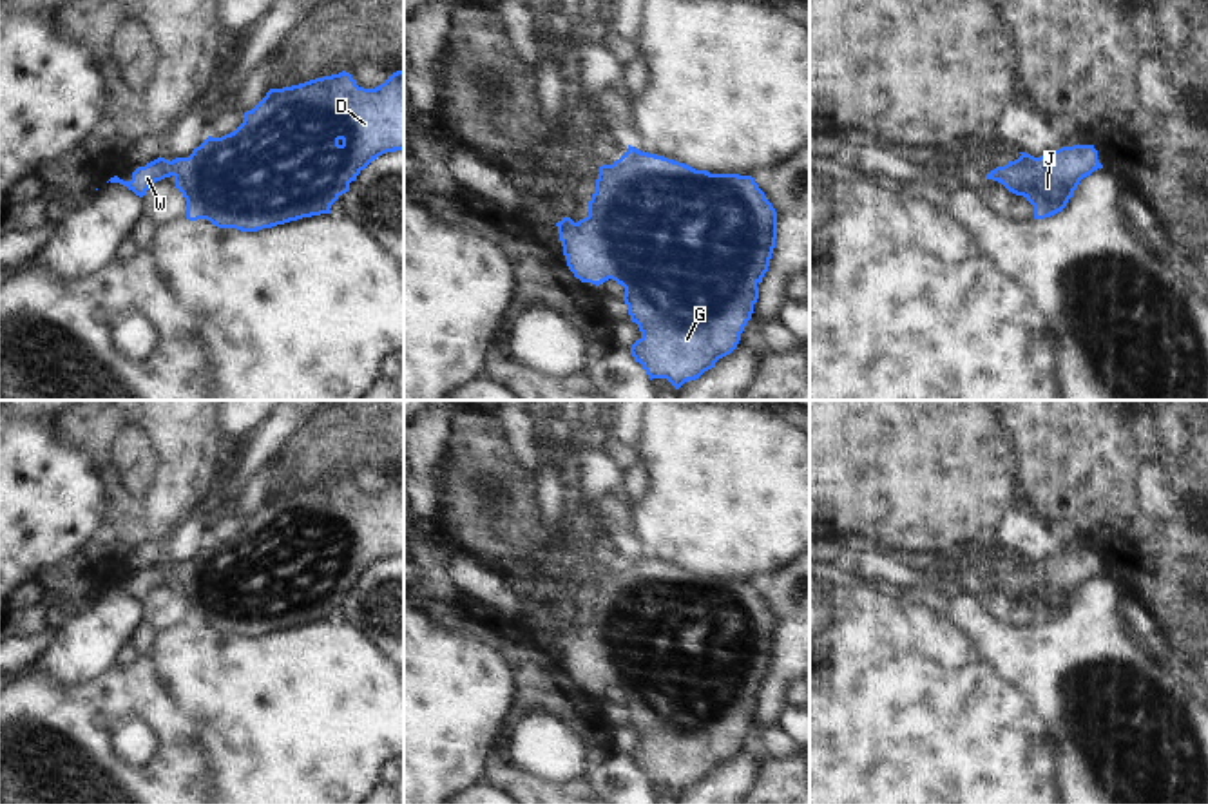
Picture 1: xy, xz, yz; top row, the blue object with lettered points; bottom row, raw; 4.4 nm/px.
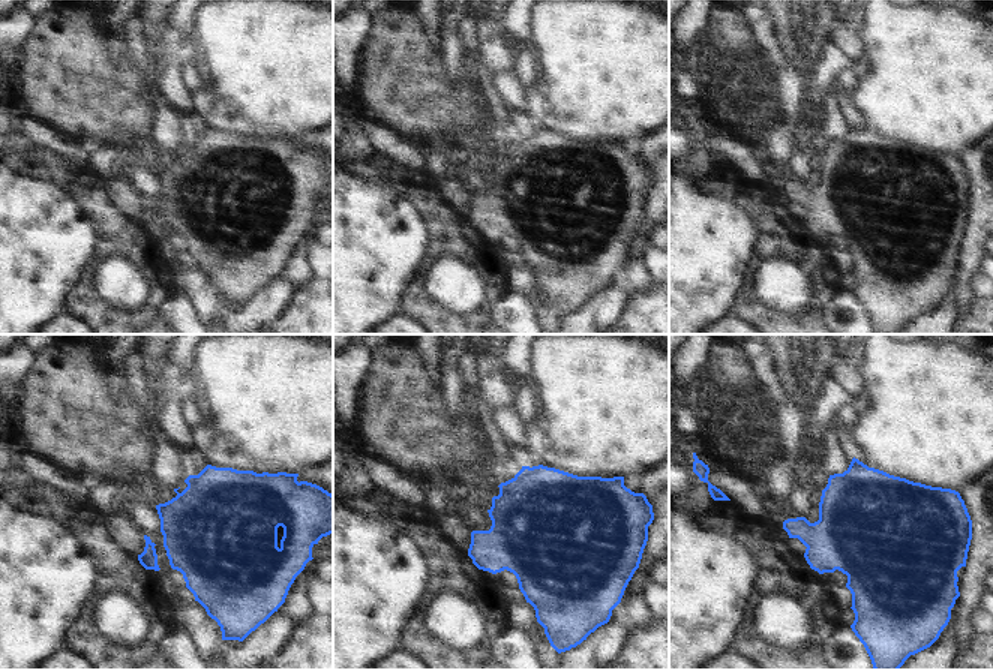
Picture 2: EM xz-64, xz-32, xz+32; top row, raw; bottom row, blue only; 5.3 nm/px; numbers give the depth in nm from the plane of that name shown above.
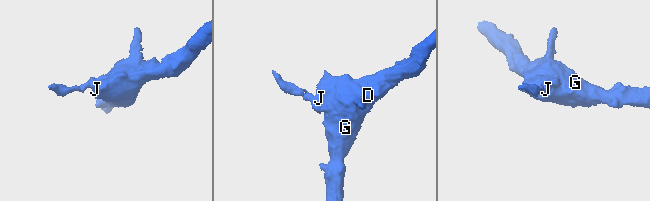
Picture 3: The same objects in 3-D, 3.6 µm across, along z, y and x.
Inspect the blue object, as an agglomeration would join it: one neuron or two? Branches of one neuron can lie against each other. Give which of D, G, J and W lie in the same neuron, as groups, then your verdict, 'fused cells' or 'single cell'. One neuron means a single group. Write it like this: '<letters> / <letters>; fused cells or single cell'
D G J W; single cell

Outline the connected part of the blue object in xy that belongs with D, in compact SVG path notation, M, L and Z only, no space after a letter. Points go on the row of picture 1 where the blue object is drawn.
M342 71L339 74L315 78L299 85L270 89L266 96L252 109L244 112L243 123L230 134L221 138L208 136L199 147L192 150L188 158L176 158L172 161L158 158L145 167L138 167L132 172L130 181L123 181L118 176L110 177L110 183L120 183L132 190L136 196L143 197L145 192L165 177L174 177L176 188L183 194L187 201L187 219L197 221L206 219L217 228L235 228L241 232L257 232L263 228L272 228L302 217L330 214L331 205L350 190L350 183L379 156L386 152L404 150L404 71L397 71L384 83L375 89L364 89L355 83L350 72Z

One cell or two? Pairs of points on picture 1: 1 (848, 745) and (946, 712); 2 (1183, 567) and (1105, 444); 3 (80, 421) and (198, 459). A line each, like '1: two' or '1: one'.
1: one
2: two
3: one

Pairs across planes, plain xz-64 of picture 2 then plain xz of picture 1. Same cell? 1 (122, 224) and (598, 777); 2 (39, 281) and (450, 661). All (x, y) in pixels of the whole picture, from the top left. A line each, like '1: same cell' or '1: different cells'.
1: different cells
2: same cell

